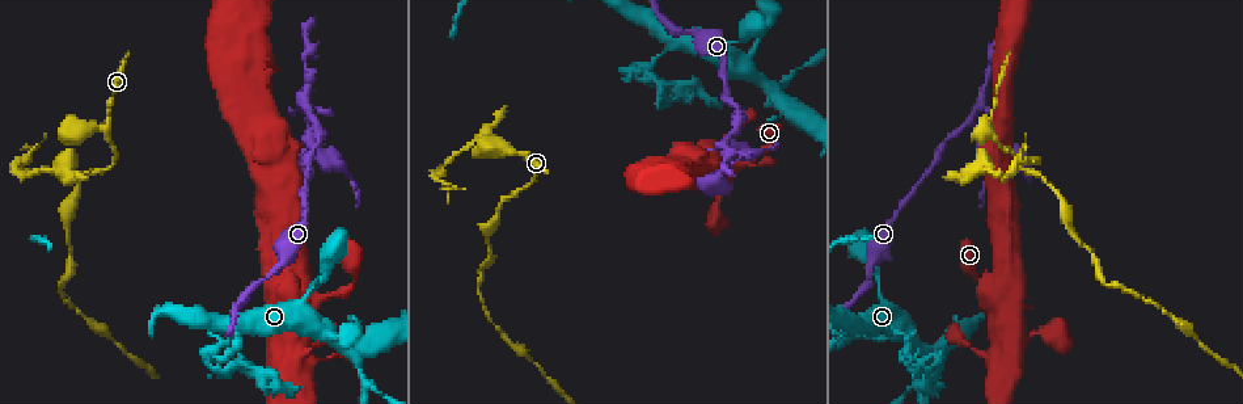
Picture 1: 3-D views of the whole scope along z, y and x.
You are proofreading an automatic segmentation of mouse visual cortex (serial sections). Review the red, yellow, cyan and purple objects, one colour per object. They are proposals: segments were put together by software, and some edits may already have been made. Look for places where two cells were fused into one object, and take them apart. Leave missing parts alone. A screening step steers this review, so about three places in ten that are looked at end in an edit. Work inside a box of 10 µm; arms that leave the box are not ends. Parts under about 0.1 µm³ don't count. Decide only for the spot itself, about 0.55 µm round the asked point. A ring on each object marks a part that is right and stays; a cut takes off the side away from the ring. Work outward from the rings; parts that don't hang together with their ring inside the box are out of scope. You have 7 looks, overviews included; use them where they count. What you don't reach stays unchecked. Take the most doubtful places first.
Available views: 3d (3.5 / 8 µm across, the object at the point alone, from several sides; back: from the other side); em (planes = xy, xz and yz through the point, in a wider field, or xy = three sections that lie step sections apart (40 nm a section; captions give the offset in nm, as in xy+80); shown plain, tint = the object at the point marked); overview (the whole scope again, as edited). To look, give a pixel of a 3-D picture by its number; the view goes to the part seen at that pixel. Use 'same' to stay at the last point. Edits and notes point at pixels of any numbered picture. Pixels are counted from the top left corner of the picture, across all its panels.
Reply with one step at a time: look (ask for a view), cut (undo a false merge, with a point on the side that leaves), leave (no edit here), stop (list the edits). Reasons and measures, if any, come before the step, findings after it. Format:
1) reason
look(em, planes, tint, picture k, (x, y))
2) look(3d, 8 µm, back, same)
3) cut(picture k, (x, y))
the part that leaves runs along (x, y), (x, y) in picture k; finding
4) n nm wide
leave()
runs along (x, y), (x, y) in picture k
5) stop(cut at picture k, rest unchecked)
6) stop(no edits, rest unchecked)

thin neck
look(3d, 3.5 µm, picture 1, (652, 68))

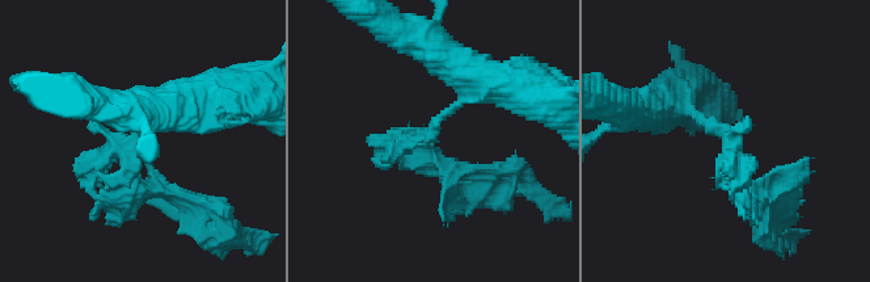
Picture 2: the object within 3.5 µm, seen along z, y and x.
look(em, xy, step 5, tint, picture 2, (434, 139))

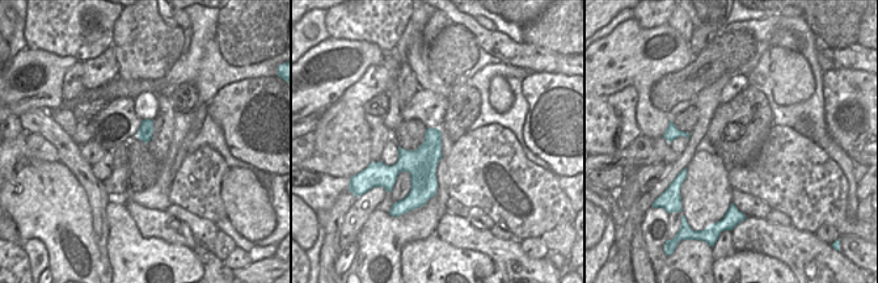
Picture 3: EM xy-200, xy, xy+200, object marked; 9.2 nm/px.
leave()
runs along (680, 105), (727, 137), (730, 181), (760, 193) in picture 2; one cell here

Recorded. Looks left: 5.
look(3d, 3.5 µm, picture 1, (720, 150))

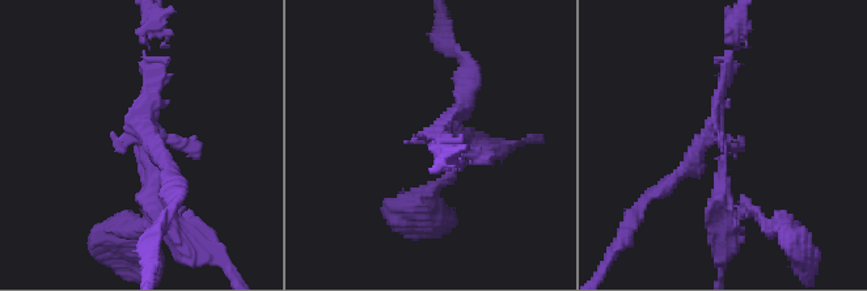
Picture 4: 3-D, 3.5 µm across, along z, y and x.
shape alone is not enough
look(em, xy, step 1, tint, picture 4, (142, 148))

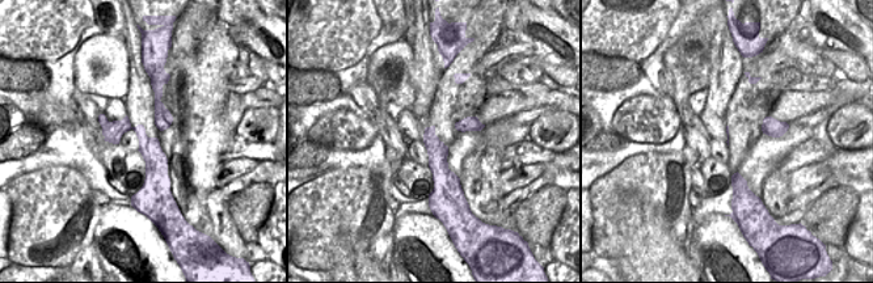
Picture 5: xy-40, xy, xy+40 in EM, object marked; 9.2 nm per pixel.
cut it another way
look(em, planes, tint, same)

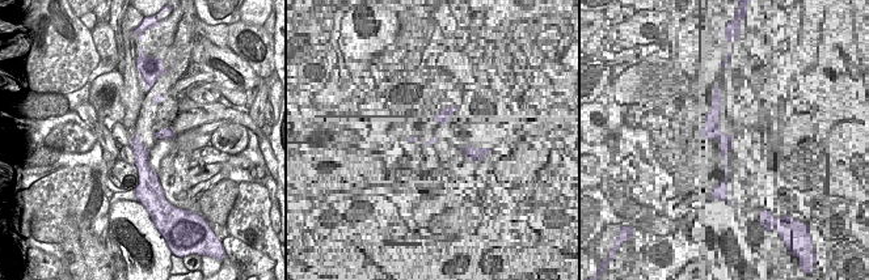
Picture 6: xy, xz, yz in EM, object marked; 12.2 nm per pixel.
cut(picture 4, (722, 190))
the part that leaves runs along (726, 146), (722, 223), (749, 210) in picture 4; a second cell is stuck on

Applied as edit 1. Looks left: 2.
stop(cut at picture 4, rest unchecked)

